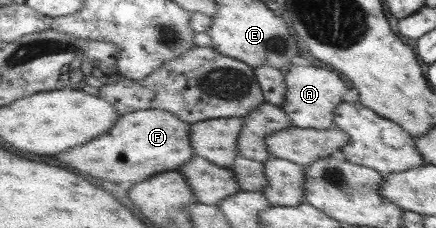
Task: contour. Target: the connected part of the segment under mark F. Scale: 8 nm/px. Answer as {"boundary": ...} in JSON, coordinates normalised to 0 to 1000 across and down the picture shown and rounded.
{"boundary":[[[330,478],[282,504],[252,579],[216,618],[138,667],[133,706],[241,794],[319,807],[365,759],[413,741],[445,684],[440,544],[376,478]]]}

